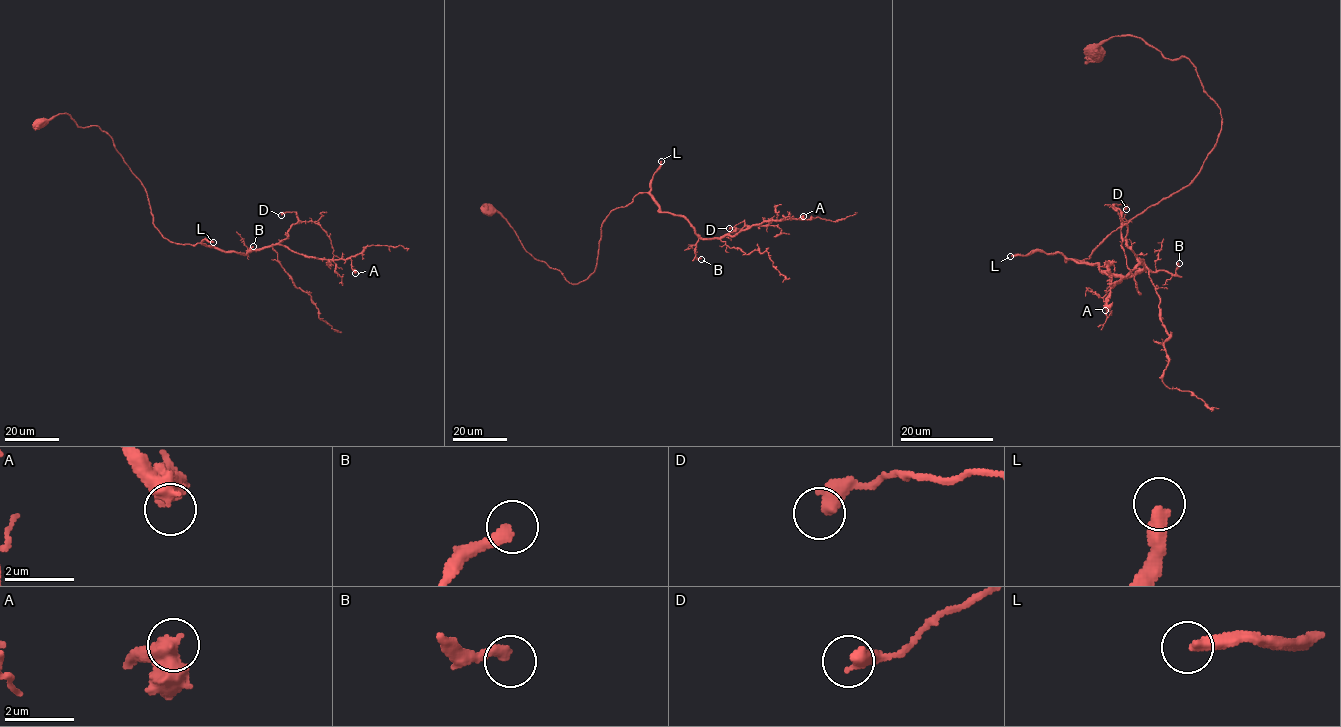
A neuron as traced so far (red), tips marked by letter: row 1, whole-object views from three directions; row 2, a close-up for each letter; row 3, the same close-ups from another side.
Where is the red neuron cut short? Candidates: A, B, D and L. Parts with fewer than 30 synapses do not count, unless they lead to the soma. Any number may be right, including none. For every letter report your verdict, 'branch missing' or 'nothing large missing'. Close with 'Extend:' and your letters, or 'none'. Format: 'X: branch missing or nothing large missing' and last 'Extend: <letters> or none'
A: nothing large missing
B: nothing large missing
D: nothing large missing
L: branch missing
Extend: L

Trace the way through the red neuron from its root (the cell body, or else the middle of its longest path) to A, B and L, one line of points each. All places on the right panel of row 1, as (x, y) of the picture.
A: (1095, 49), (1132, 35), (1185, 56), (1222, 117), (1188, 185), (1065, 257), (1144, 263), (1105, 310)
B: (1095, 49), (1132, 35), (1185, 56), (1222, 128), (1188, 185), (1065, 260), (1123, 276), (1179, 263)
L: (1095, 49), (1132, 35), (1165, 58), (1185, 56), (1220, 109), (1216, 145), (1188, 185), (1089, 258), (1010, 256)

